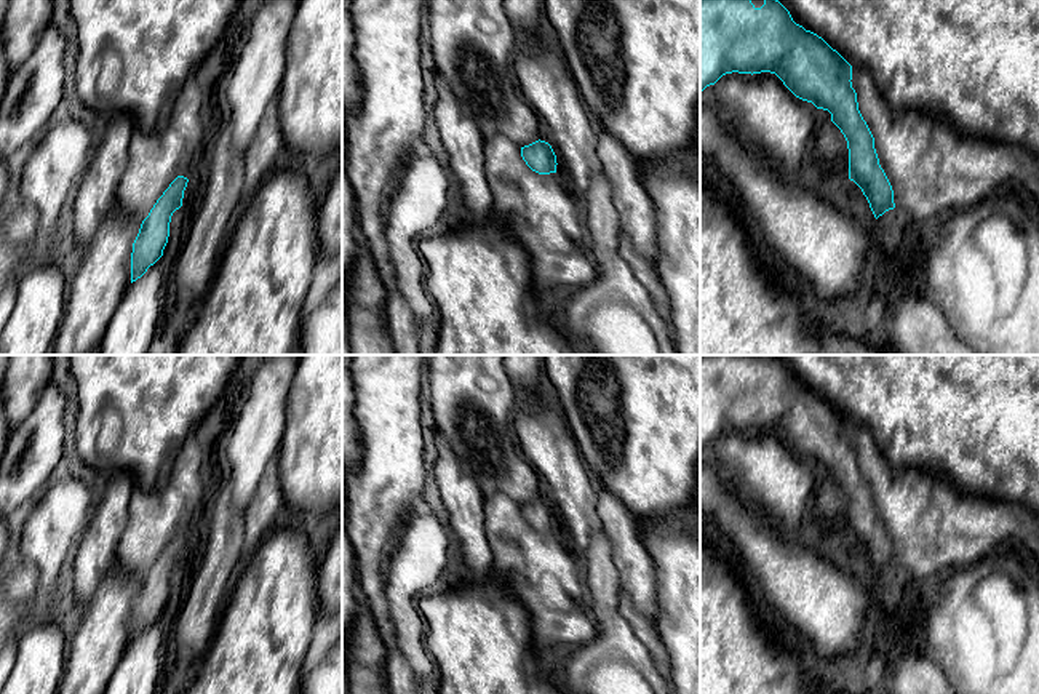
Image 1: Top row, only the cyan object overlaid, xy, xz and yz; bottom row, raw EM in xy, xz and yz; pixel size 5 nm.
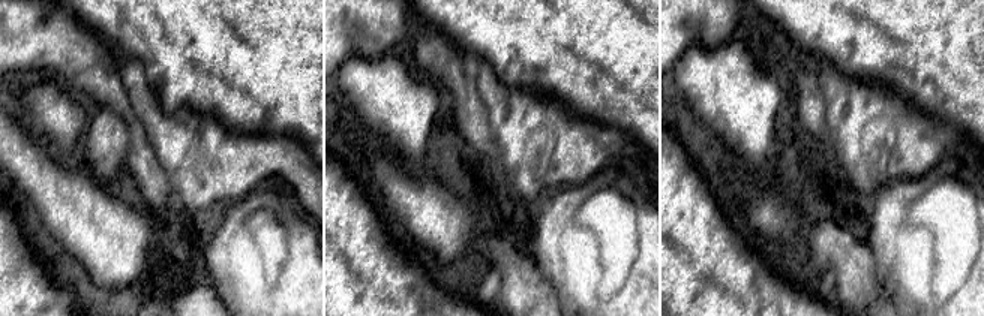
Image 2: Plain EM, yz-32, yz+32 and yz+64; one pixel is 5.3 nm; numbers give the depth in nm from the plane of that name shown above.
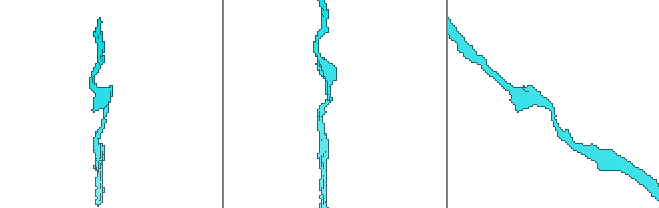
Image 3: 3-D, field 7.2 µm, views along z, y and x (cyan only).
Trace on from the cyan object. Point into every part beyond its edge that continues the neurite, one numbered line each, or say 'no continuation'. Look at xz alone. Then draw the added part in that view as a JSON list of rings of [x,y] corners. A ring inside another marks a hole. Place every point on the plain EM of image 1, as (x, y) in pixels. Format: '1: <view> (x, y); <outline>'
no continuation

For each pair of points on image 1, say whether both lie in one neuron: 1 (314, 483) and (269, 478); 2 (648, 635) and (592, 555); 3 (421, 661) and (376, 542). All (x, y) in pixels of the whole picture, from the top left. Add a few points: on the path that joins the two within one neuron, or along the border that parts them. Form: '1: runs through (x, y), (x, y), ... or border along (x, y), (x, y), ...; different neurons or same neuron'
1: border along (275, 456), (286, 506); different neurons
2: border along (621, 590), (617, 613), (633, 630); different neurons
3: border along (384, 566), (384, 597), (389, 603); different neurons

